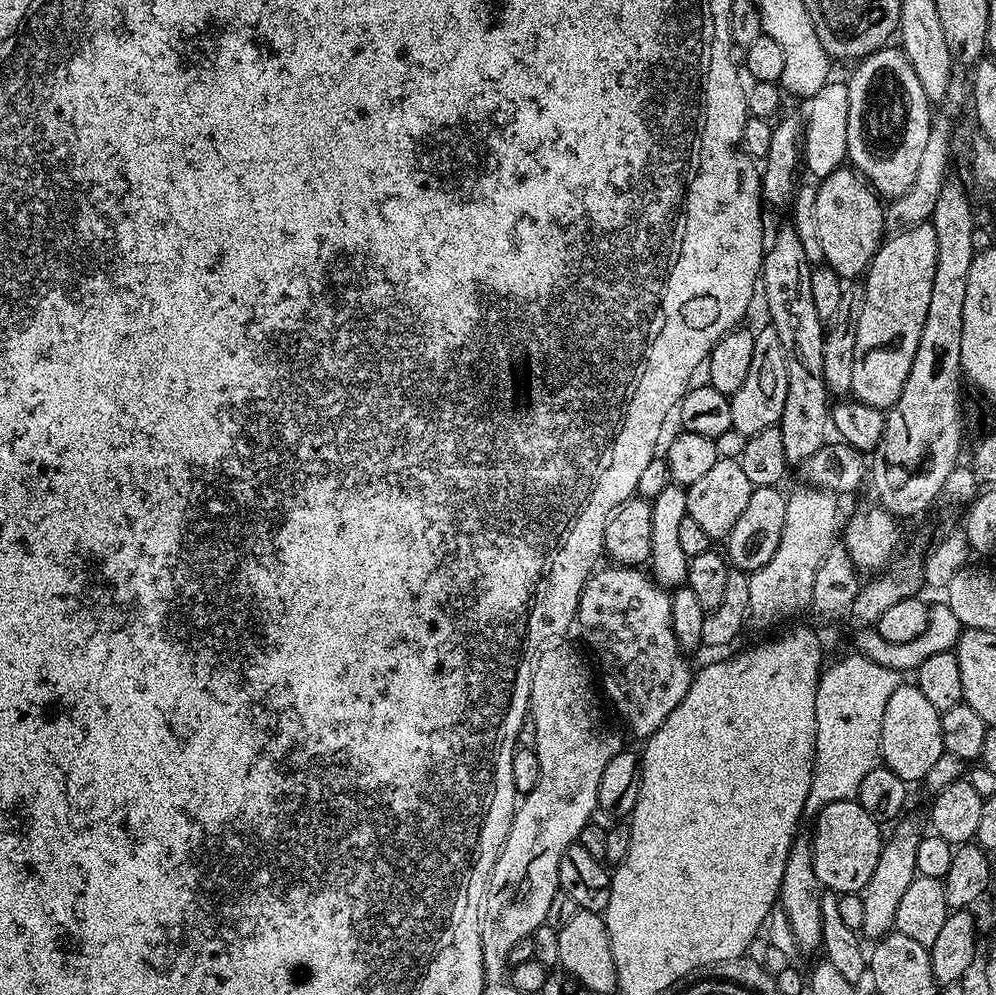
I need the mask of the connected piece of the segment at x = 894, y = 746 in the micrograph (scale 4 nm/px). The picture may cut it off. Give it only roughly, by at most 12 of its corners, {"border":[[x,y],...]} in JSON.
{"border":[[915,683],[886,702],[880,759],[923,781],[945,752],[940,714]]}

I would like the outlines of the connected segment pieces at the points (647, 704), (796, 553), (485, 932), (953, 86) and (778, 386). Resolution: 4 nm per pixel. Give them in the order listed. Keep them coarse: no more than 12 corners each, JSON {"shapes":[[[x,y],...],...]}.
{"shapes":[[[639,567],[588,577],[575,623],[647,738],[694,672],[671,595]],[[833,493],[788,496],[774,558],[748,578],[751,627],[811,605],[838,536]],[[589,661],[532,666],[538,786],[478,906],[484,974],[545,923],[622,750]],[[952,60],[933,109],[914,185],[885,211],[896,230],[931,219],[948,178],[954,124],[972,94],[970,66]],[[776,329],[754,335],[746,382],[731,396],[743,436],[775,428],[787,362]]]}

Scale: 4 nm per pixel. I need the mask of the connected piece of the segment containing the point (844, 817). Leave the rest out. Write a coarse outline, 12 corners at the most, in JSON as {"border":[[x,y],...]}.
{"border":[[830,802],[810,831],[814,874],[863,893],[878,866],[881,821]]}

